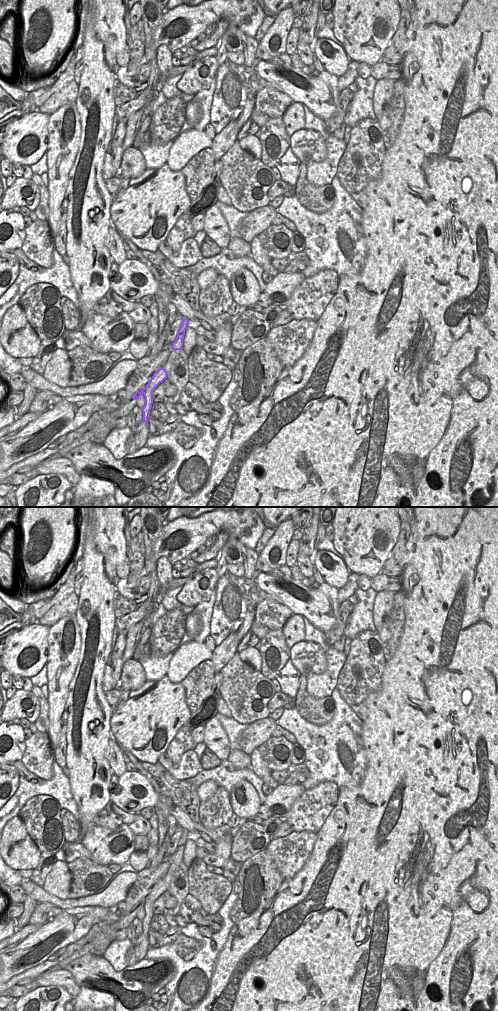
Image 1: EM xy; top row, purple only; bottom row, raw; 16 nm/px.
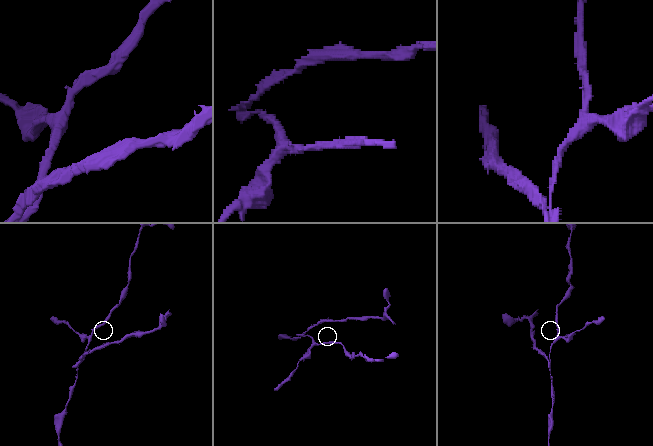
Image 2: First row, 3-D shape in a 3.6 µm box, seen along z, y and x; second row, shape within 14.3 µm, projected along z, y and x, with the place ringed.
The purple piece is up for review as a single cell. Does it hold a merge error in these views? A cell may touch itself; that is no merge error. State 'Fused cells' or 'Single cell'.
Fused cells.

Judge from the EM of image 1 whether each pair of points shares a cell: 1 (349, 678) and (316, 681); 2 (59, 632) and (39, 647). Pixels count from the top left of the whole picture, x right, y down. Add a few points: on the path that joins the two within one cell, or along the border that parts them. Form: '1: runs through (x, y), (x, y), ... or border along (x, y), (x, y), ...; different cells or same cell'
1: border along (347, 657), (335, 687); different cells
2: border along (51, 626), (48, 632), (48, 657), (45, 663); different cells

